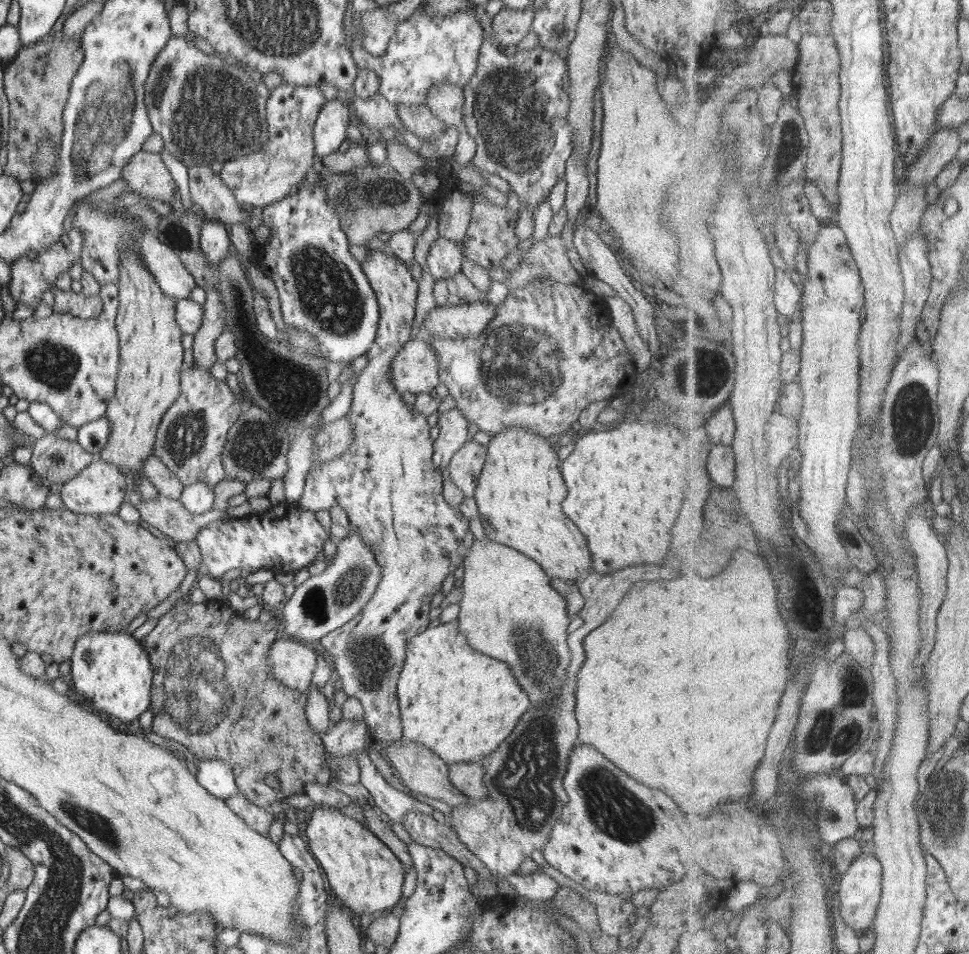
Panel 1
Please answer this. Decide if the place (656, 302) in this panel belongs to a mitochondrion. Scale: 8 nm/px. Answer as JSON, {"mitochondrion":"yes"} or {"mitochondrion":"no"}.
{"mitochondrion":"no"}

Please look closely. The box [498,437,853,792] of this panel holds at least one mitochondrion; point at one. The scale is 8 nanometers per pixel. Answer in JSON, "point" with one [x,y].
{"point":[537,656]}

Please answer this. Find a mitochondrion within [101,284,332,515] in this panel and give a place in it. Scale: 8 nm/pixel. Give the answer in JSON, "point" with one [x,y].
{"point":[256,444]}

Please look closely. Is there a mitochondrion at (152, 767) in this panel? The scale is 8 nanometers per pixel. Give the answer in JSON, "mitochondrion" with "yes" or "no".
{"mitochondrion":"no"}

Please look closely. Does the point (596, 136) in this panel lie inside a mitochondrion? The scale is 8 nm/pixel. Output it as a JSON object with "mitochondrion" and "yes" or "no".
{"mitochondrion":"no"}

